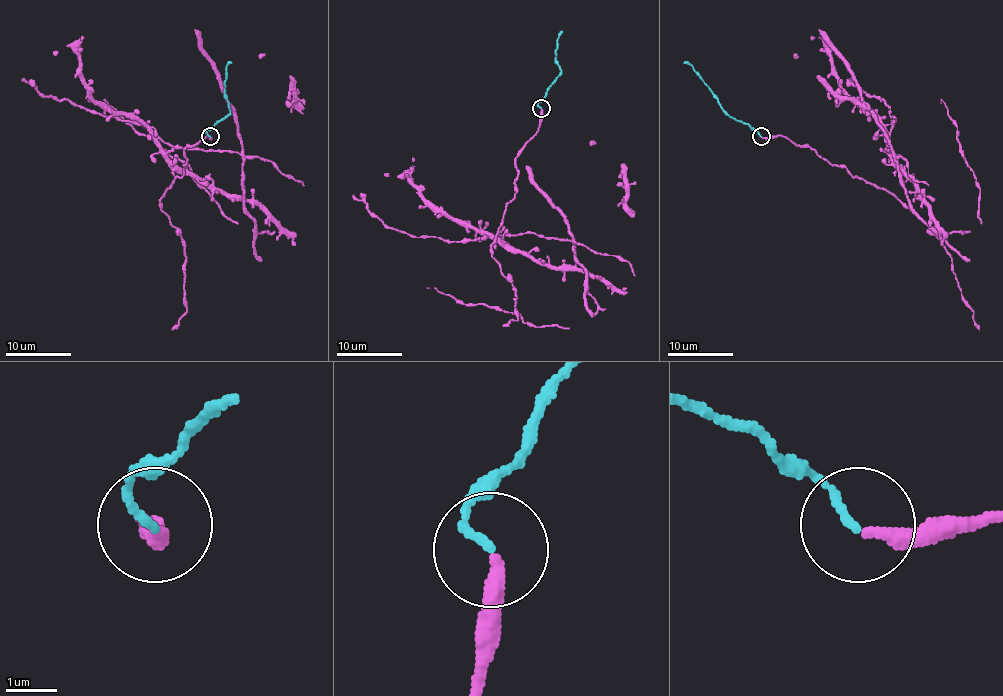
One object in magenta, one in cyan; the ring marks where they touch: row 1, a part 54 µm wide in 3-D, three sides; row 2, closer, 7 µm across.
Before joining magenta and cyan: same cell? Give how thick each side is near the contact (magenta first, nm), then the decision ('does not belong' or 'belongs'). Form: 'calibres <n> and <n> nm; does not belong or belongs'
calibres 300 and 150 nm; belongs

